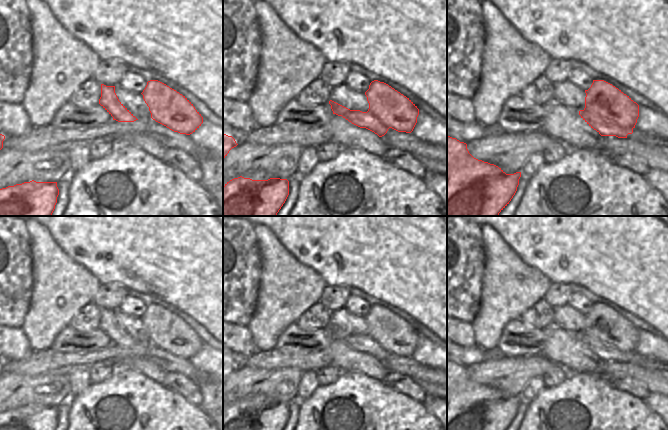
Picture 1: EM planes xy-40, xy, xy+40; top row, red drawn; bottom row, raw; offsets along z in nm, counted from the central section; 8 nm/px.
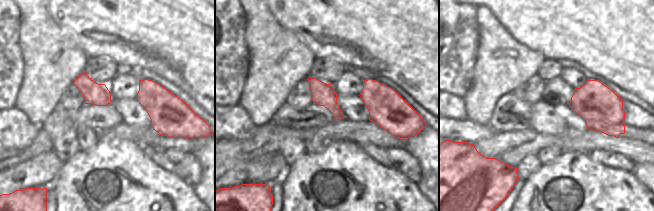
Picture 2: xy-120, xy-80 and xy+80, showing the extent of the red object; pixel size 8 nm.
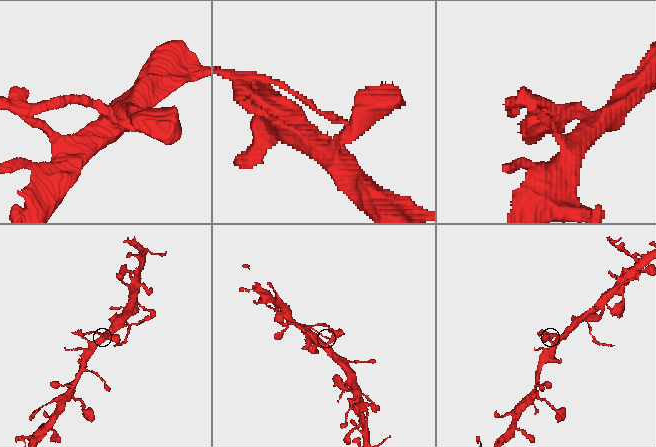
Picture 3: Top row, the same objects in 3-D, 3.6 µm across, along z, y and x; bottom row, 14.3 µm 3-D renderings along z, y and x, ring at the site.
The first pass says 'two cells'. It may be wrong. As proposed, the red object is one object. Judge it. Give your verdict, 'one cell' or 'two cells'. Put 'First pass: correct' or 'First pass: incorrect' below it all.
two cells
First pass: correct

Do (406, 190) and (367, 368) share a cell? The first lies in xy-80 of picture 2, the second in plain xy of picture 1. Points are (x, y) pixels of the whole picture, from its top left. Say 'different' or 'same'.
different

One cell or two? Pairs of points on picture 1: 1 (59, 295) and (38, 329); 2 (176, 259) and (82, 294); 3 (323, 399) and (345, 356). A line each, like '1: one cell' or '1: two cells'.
1: one cell
2: two cells
3: two cells

